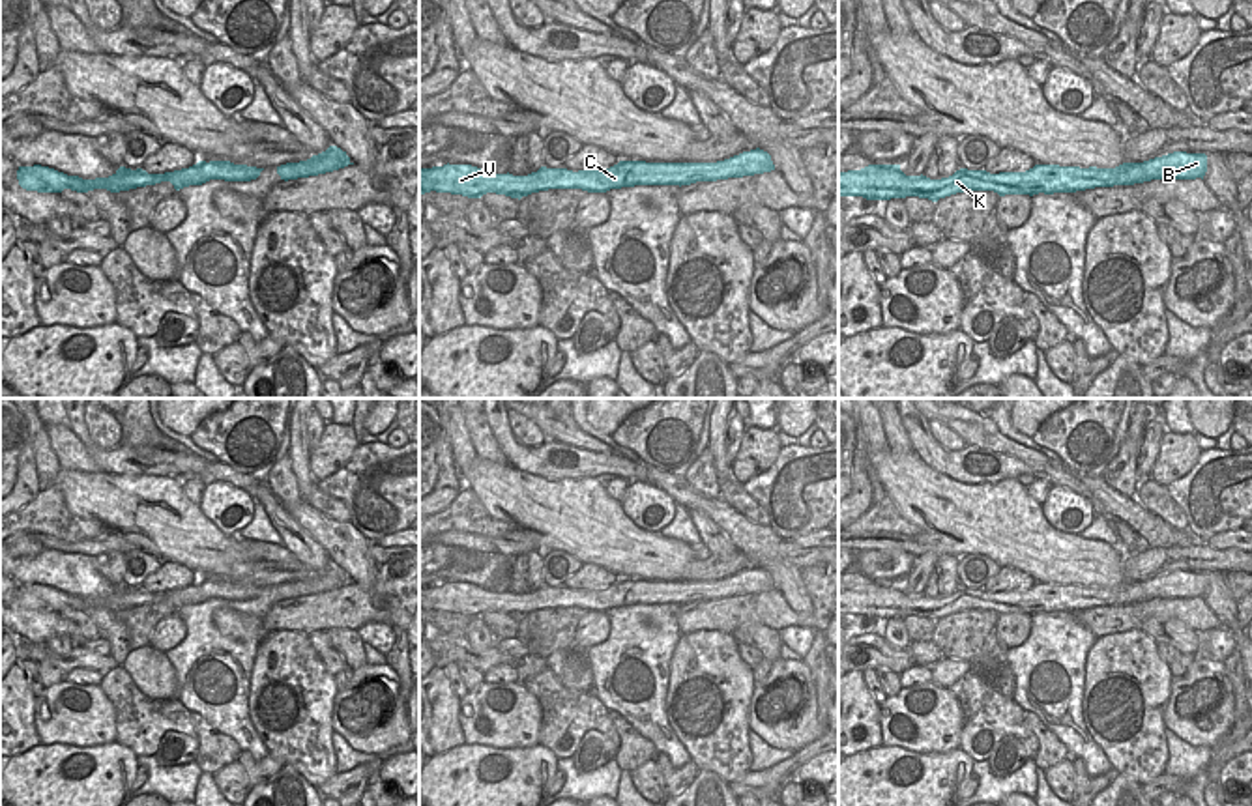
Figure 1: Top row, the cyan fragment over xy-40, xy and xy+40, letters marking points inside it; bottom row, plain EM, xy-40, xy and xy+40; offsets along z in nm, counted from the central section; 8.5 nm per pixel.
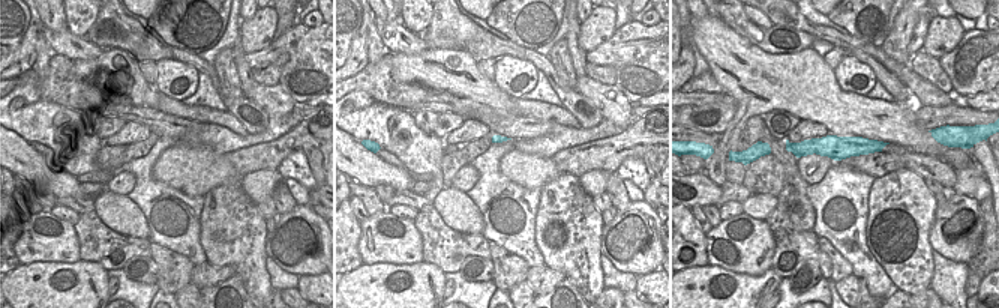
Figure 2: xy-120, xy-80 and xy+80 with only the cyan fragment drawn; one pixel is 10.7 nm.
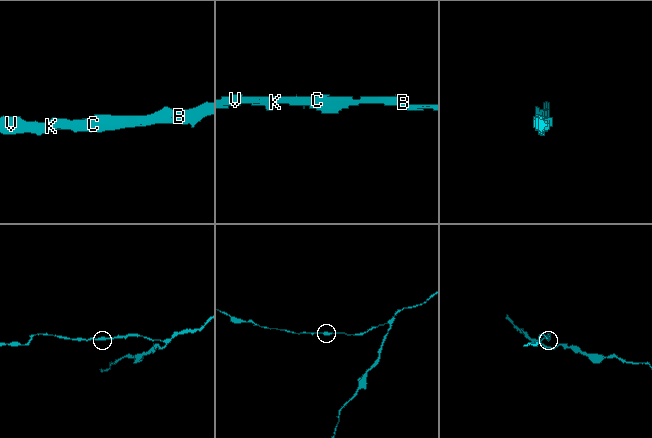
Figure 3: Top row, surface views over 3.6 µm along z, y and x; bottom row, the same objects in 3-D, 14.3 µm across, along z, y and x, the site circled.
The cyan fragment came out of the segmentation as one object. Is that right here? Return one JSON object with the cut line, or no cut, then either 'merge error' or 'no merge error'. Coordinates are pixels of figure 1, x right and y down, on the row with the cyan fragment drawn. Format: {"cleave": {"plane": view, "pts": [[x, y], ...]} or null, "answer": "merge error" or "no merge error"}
{"cleave": null, "answer": "no merge error"}

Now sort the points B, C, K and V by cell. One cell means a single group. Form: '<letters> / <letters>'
B C K V

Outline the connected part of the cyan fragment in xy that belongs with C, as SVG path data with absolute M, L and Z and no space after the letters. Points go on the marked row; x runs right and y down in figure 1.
M760 148L717 163L646 163L619 161L601 170L567 170L541 166L528 176L490 174L472 165L419 168L419 194L436 191L481 198L487 193L522 198L548 189L582 189L606 193L634 185L691 185L743 178L775 170L771 155Z

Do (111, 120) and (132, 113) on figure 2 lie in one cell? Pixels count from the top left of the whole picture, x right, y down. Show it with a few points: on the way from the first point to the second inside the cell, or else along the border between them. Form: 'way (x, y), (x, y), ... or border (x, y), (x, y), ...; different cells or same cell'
border (107, 111), (116, 111), (128, 120); different cells

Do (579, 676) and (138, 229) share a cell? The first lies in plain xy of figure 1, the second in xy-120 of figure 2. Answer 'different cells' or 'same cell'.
same cell

